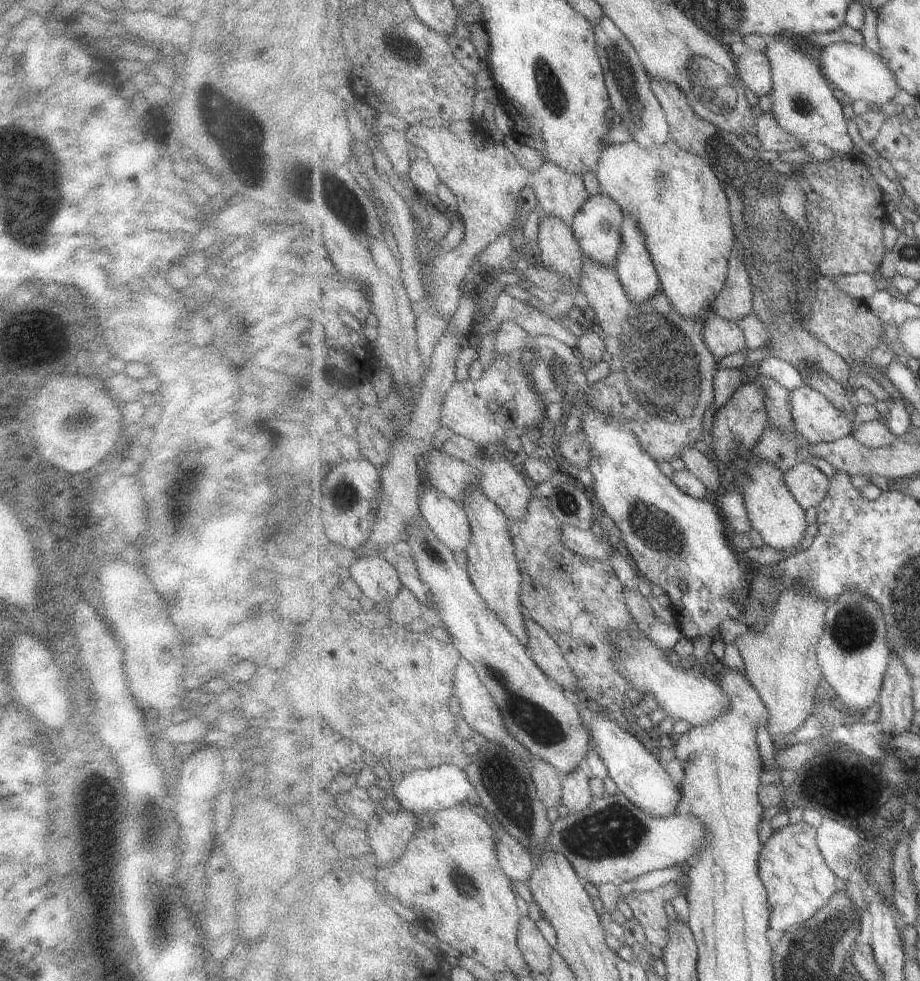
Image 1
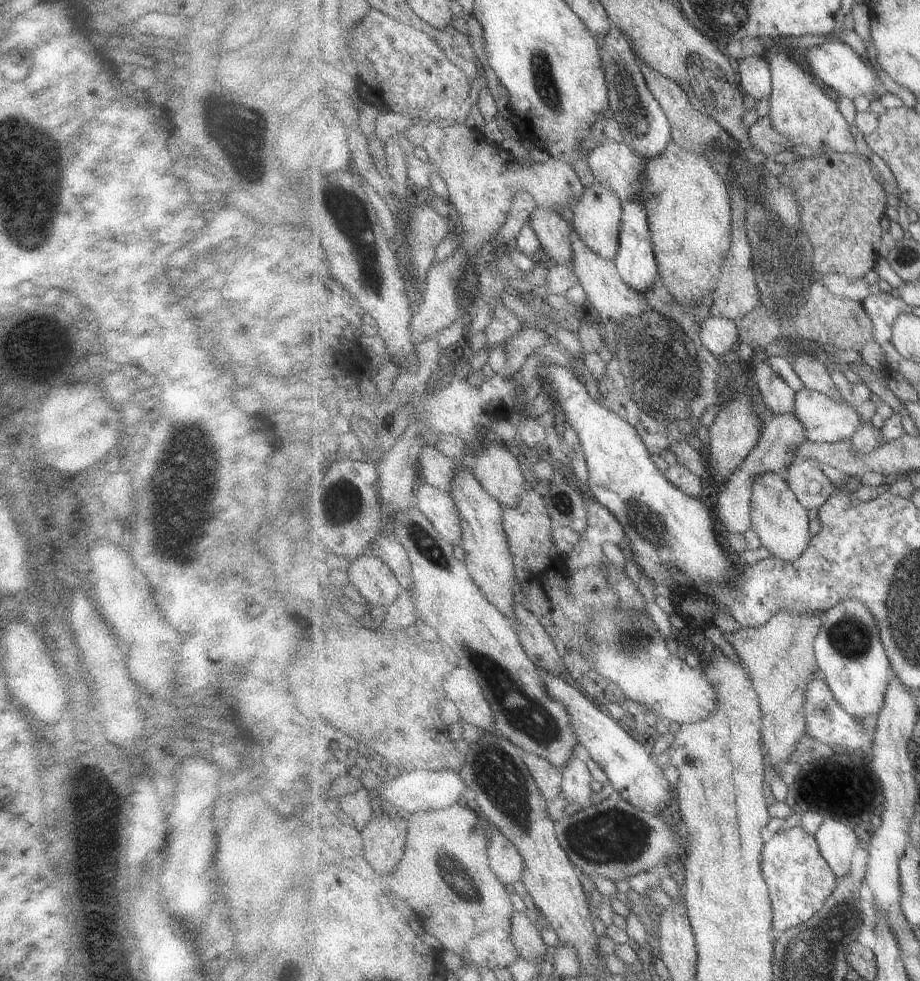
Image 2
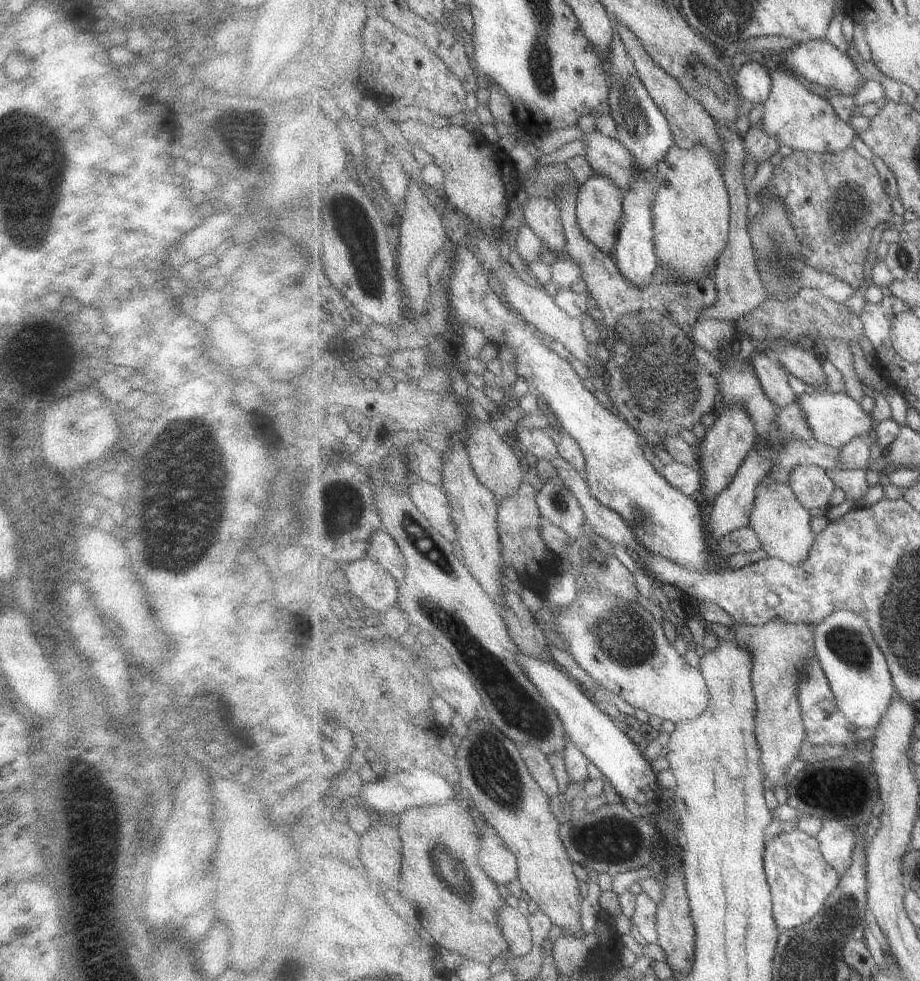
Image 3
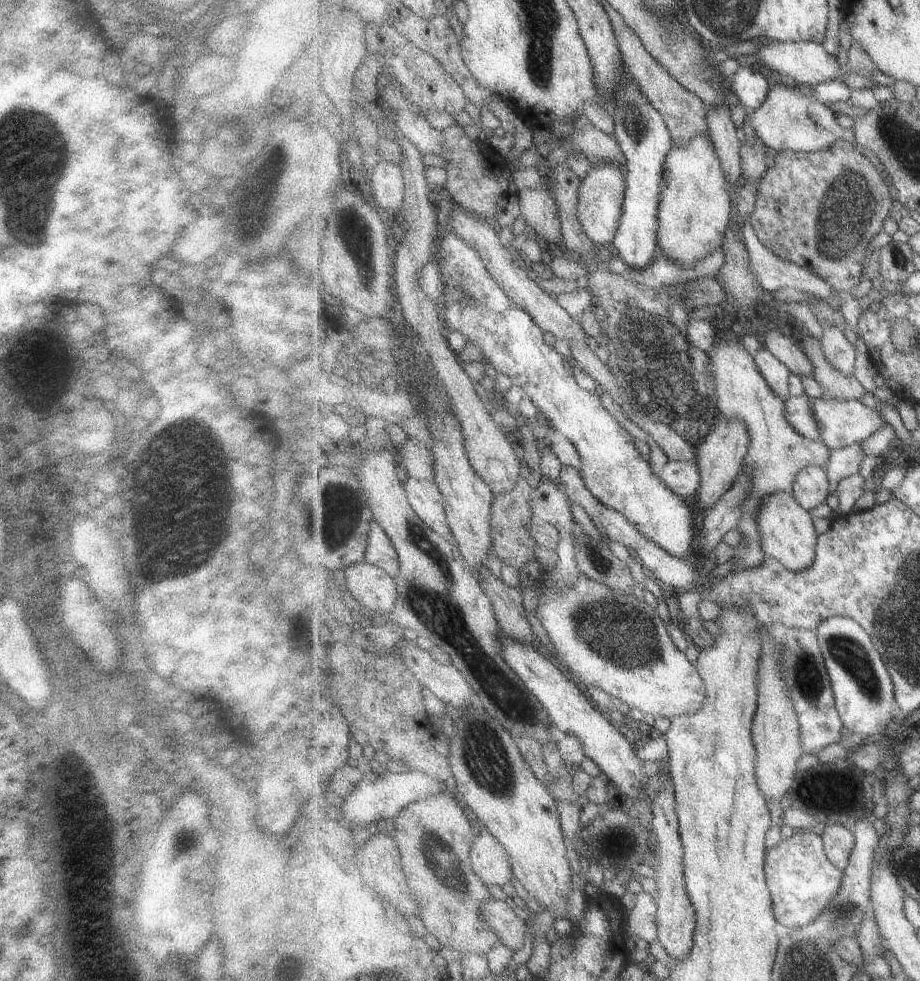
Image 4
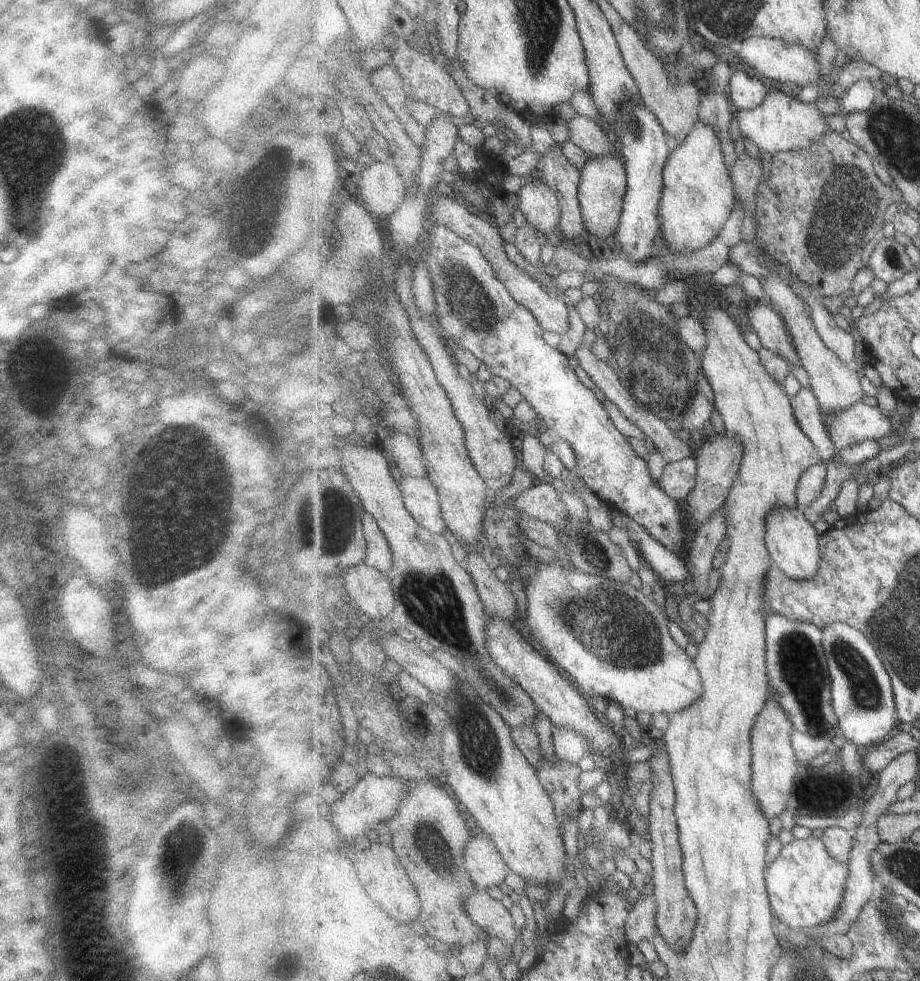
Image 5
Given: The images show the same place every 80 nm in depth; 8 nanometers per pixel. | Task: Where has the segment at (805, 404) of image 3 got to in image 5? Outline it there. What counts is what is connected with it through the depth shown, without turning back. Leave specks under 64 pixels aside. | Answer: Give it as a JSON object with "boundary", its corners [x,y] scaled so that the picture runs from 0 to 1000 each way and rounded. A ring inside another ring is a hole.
{"boundary":[[[939,409],[910,422],[896,422],[895,427],[910,460],[936,451],[957,449],[977,435],[954,413],[946,414]]]}

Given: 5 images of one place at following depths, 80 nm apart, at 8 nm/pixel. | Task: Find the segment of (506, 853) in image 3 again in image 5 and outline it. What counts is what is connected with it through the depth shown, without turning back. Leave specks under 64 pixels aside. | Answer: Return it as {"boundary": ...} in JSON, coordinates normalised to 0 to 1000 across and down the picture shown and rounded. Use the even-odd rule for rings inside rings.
{"boundary":[[[525,848],[516,850],[504,864],[505,885],[515,897],[518,906],[542,903],[549,900],[553,882],[536,855]]]}

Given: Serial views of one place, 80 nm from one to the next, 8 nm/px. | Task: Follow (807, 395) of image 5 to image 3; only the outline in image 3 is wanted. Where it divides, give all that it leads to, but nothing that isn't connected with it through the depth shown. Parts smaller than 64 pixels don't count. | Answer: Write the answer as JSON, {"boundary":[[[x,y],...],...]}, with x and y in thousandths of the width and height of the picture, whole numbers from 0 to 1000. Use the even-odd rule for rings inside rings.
{"boundary":[[[867,408],[847,418],[845,432],[848,439],[843,442],[845,448],[865,446],[877,449],[885,446],[883,436],[877,430]]]}

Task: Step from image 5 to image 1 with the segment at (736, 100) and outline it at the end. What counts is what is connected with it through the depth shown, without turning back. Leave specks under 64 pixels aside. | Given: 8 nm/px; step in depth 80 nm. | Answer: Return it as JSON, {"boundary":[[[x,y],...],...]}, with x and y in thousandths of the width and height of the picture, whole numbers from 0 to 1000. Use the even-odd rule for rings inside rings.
{"boundary":[[[810,50],[801,60],[801,71],[808,86],[825,100],[839,94],[840,72],[832,51]]]}

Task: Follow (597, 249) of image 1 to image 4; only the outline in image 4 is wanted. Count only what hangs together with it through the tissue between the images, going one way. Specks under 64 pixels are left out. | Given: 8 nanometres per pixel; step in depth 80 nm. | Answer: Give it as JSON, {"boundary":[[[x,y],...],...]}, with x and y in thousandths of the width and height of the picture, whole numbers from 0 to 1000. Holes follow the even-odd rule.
{"boundary":[[[643,167],[640,177],[630,188],[628,219],[640,243],[663,254],[674,232],[674,222],[678,216],[680,178],[674,169],[649,169]]]}

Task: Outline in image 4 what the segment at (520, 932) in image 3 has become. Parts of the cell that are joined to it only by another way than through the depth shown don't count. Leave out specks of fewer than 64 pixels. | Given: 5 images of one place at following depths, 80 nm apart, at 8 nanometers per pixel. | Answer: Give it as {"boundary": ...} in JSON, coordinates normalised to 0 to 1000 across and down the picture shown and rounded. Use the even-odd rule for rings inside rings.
{"boundary":[[[530,916],[524,923],[524,933],[543,954],[547,962],[563,971],[571,964],[573,940],[568,940],[559,926],[547,917]]]}

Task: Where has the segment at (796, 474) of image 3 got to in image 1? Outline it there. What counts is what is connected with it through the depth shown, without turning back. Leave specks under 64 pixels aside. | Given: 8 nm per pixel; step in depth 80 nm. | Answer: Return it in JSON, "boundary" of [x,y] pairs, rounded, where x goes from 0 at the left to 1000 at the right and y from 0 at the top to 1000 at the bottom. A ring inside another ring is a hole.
{"boundary":[[[877,470],[867,471],[852,484],[858,499],[876,521],[890,516],[902,498],[902,487],[891,477]]]}

